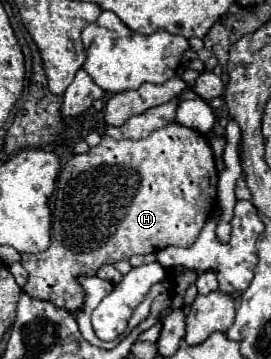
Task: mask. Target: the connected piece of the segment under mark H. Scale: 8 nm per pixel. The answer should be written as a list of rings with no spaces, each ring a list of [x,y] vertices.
[[[168,124],[164,128],[158,128],[154,130],[150,136],[146,138],[140,138],[140,140],[114,140],[110,136],[102,136],[102,142],[94,148],[94,150],[88,152],[88,154],[76,154],[72,156],[62,172],[60,172],[60,178],[58,178],[58,184],[56,184],[56,194],[54,194],[54,214],[52,214],[52,244],[48,250],[44,252],[38,252],[38,254],[22,254],[22,260],[20,264],[26,268],[28,272],[28,282],[24,286],[24,292],[30,294],[32,298],[38,298],[38,300],[48,300],[52,304],[56,304],[58,308],[64,308],[68,312],[76,312],[82,304],[84,304],[84,290],[80,288],[78,284],[78,276],[94,276],[96,270],[102,266],[102,264],[116,264],[120,260],[130,260],[130,256],[134,254],[148,254],[148,252],[158,252],[162,248],[168,248],[168,246],[182,246],[182,248],[190,248],[194,244],[194,240],[198,238],[202,226],[206,224],[206,220],[210,218],[212,210],[216,208],[216,184],[218,184],[218,170],[216,170],[216,162],[214,162],[214,156],[212,156],[212,148],[208,146],[208,140],[198,134],[196,130],[192,128],[184,128],[182,124]]]

